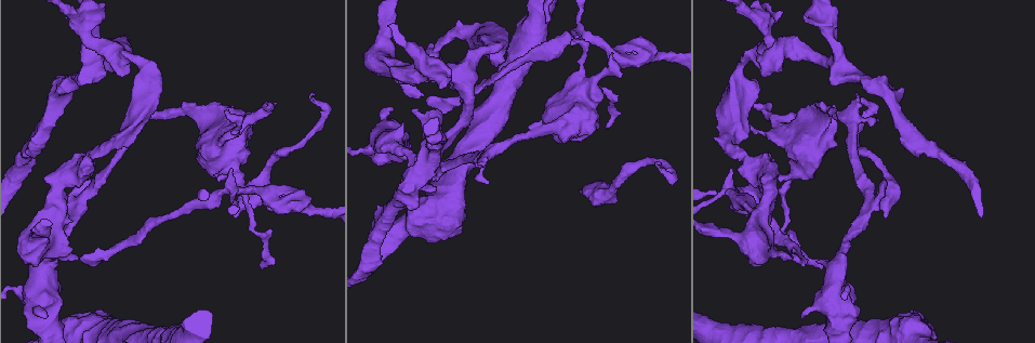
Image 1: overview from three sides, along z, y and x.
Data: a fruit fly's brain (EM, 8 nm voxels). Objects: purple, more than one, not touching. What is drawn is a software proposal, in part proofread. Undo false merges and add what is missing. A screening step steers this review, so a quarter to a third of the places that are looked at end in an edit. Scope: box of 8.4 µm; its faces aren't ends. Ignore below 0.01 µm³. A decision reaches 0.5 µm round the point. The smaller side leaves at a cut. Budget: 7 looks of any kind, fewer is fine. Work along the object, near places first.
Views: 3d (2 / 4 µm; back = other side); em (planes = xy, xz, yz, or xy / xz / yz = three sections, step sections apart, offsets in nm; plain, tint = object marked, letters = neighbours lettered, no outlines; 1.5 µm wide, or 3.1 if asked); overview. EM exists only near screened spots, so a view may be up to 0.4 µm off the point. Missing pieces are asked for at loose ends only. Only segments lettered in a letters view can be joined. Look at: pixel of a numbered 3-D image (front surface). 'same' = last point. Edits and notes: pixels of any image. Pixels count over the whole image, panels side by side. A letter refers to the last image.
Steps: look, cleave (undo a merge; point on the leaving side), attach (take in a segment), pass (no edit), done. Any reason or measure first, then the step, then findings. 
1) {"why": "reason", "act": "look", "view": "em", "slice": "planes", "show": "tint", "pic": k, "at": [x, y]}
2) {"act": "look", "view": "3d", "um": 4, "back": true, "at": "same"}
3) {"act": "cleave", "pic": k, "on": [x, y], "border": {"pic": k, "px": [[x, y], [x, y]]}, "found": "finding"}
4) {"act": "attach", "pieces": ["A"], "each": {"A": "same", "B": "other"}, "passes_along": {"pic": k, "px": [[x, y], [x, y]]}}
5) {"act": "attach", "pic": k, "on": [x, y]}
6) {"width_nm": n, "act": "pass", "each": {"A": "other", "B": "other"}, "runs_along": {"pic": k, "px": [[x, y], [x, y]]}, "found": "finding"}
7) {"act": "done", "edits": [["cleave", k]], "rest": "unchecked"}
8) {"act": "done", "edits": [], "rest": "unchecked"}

{"why": "free end", "act": "look", "view": "3d", "um": 4, "pic": 1, "at": [860, 97]}

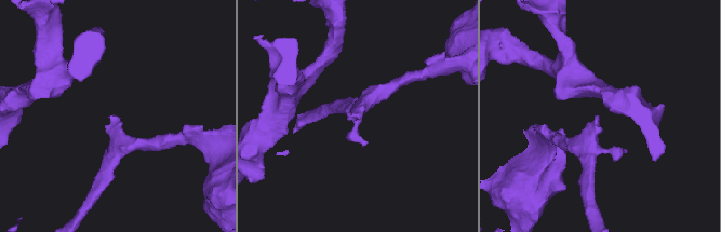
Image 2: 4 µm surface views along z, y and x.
{"act": "look", "view": "em", "slice": "planes", "show": "letters", "pic": 2, "at": [351, 115]}

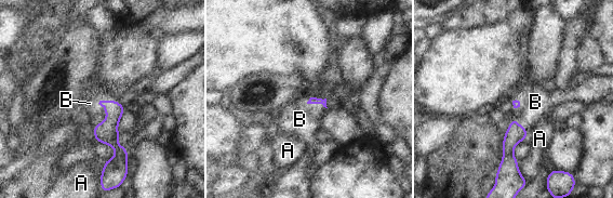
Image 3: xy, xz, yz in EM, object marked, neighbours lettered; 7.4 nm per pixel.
{"act": "attach", "pieces": ["B"], "each": {"A": "other", "B": "same"}, "passes_along": {"pic": 3, "px": [[106, 132], [104, 108], [90, 103]]}, "found": "the neuron continues"}

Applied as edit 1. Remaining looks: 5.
{"act": "look", "view": "overview"}

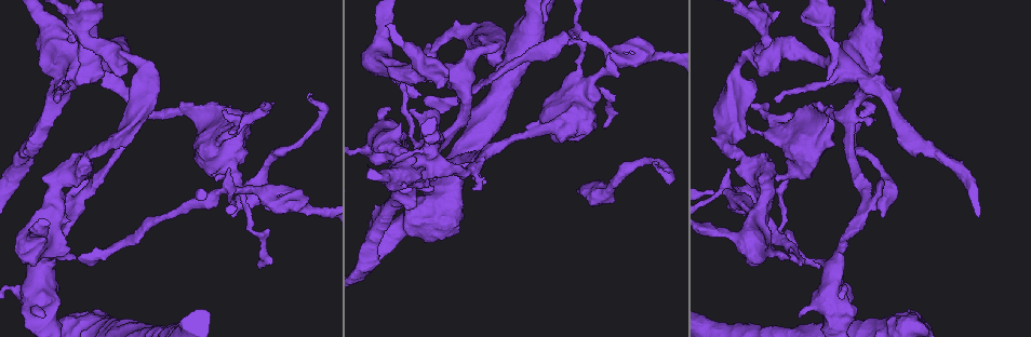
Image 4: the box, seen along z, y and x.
{"why": "tapers out", "act": "look", "view": "em", "slice": "yz", "step": 4, "show": "tint", "pic": 4, "at": [307, 94]}

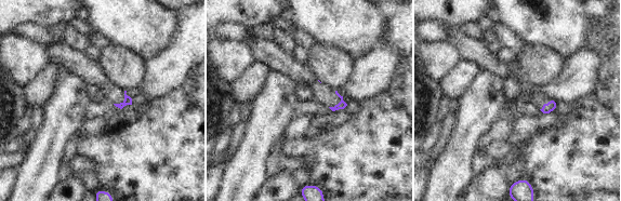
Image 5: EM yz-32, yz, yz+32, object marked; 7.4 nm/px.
{"act": "look", "view": "em", "slice": "xz", "step": 8, "show": "tint", "at": "same"}

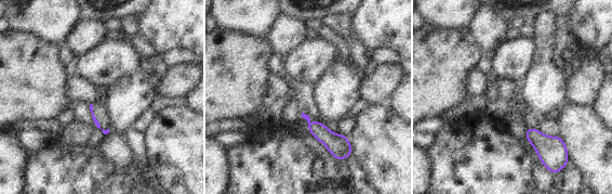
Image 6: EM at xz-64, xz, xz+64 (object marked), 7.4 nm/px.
{"act": "look", "view": "em", "slice": "xz", "step": 8, "show": "letters", "at": "same"}

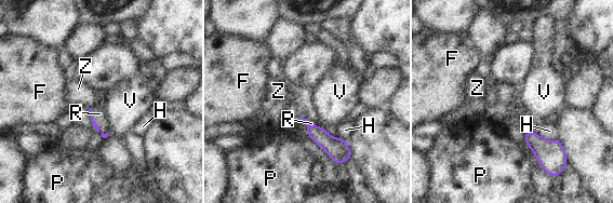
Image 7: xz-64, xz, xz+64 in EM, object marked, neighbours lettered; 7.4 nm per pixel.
{"act": "attach", "pieces": ["R"], "each": {"F": "other", "H": "other", "P": "other", "R": "same", "V": "other", "Z": "other"}, "passes_along": {"pic": 7, "px": [[95, 126], [94, 122], [100, 113]]}, "found": "it goes on there"}

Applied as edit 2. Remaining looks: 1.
{"act": "done", "edits": [["attach", 3], ["attach", 7]], "rest": "unchecked"}

